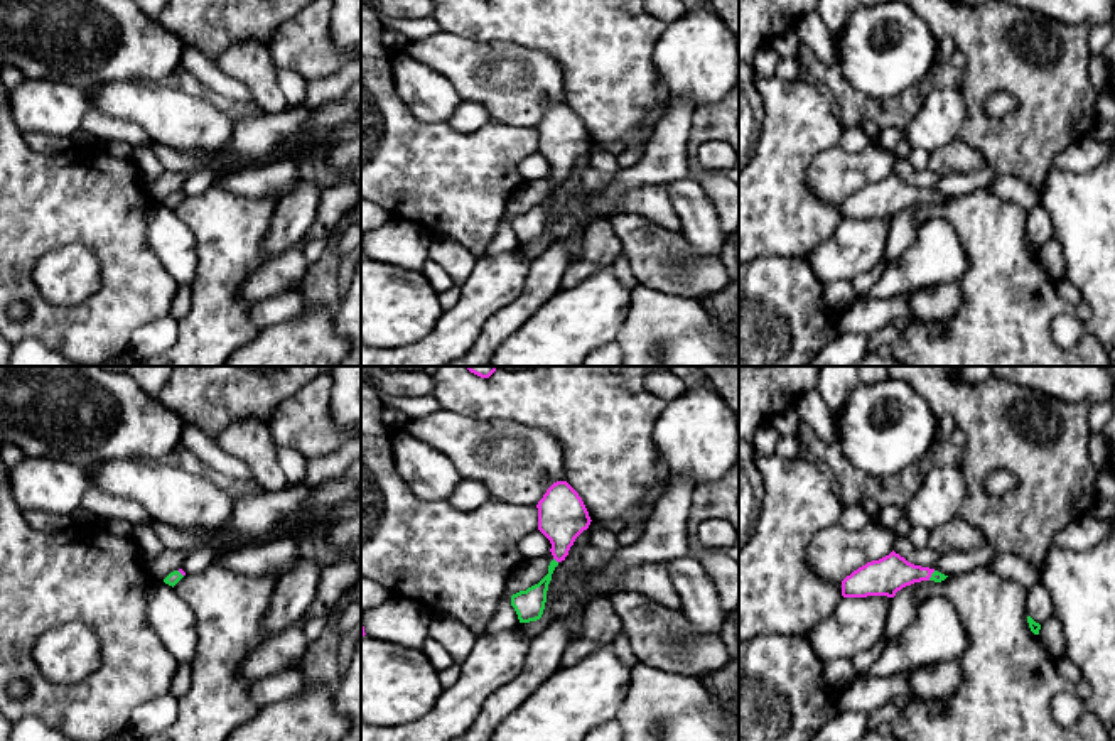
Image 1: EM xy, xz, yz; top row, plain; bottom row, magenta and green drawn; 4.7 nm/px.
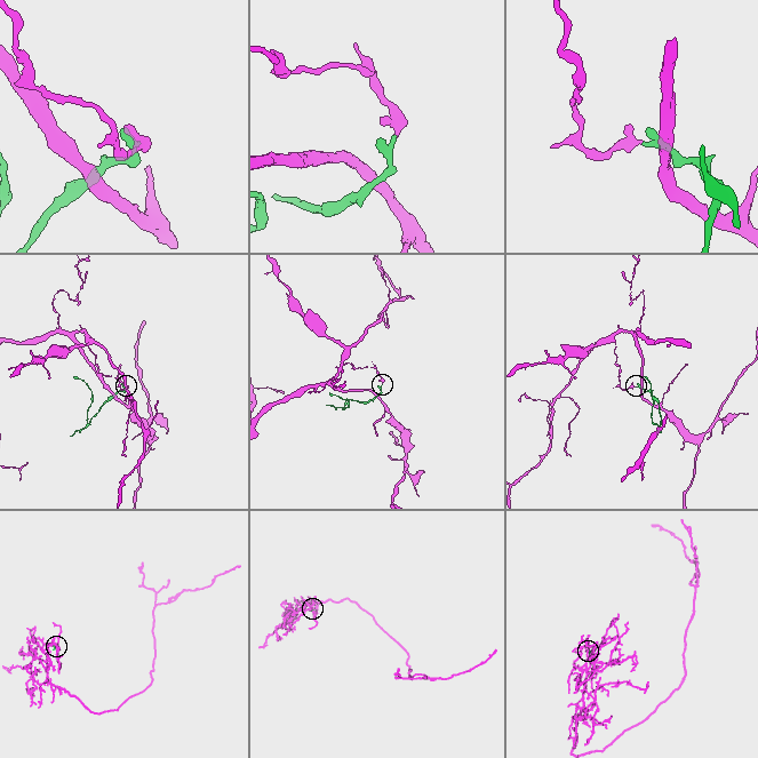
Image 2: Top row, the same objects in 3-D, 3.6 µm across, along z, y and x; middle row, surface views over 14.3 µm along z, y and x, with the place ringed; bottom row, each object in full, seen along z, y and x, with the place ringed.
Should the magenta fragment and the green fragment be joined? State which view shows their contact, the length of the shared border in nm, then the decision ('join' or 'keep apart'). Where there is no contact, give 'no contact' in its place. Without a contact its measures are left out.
meets magenta in xz; contact 40 nm long; keep apart

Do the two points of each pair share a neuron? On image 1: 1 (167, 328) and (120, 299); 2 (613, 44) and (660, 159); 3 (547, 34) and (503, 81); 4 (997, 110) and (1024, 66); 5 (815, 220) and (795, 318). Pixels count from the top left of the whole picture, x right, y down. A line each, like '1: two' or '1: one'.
1: two
2: two
3: two
4: two
5: two

